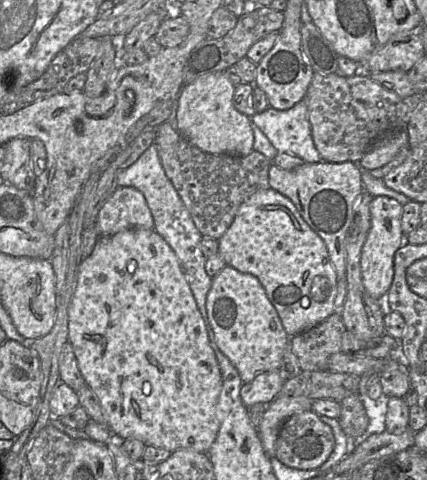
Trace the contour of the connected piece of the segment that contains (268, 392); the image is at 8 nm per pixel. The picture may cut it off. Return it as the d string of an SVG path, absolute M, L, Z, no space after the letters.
M279 369L258 374L251 382L243 384L240 396L243 404L249 408L256 403L271 403L284 385Z

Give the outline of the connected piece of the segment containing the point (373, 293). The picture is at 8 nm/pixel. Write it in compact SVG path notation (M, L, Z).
M386 196L373 197L370 203L371 225L361 252L361 274L363 285L370 297L383 301L393 281L394 255L405 242L401 229L403 206Z

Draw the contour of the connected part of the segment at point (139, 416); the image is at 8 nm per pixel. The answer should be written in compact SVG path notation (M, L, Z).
M133 228L98 238L92 253L79 266L68 308L68 342L118 440L134 438L171 453L194 450L208 454L220 428L217 403L221 370L178 258L154 229Z

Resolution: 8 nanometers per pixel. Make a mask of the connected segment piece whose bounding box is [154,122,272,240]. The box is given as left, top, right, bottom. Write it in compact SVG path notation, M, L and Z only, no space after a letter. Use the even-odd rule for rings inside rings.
M169 122L156 128L154 142L166 176L202 236L220 239L230 227L239 206L255 192L270 188L272 161L257 151L253 150L247 156L210 154L191 144Z

